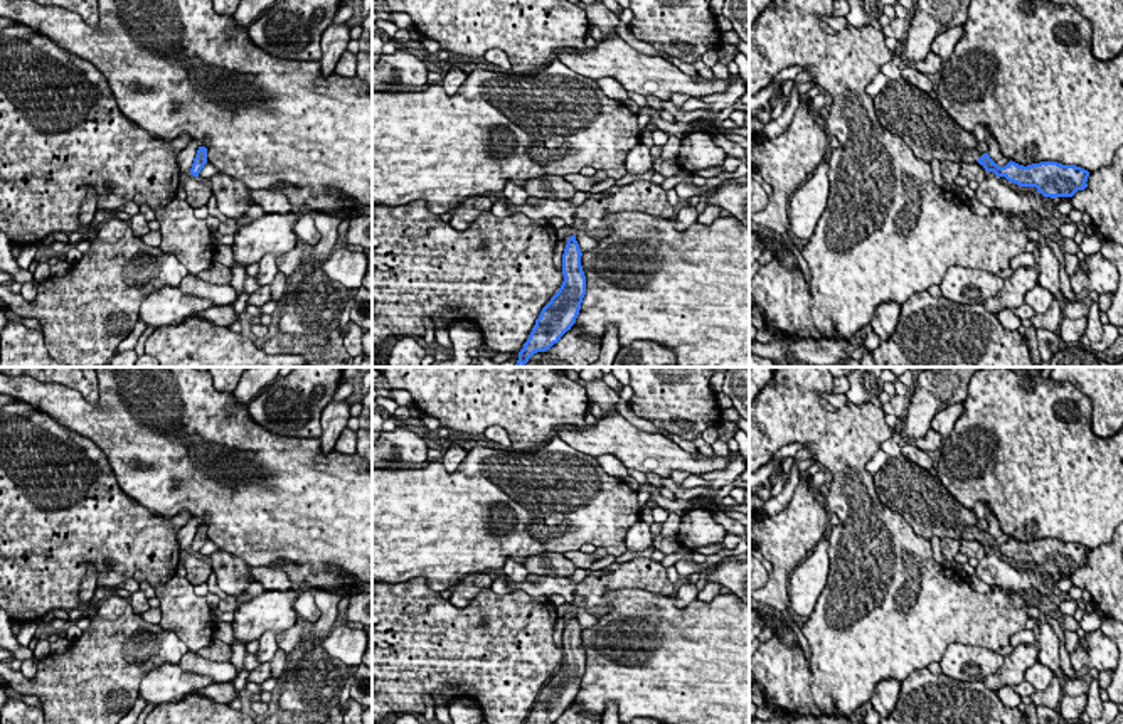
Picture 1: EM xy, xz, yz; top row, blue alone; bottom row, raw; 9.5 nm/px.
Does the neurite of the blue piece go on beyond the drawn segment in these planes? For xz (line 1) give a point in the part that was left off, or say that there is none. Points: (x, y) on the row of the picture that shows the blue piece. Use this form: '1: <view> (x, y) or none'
1: none

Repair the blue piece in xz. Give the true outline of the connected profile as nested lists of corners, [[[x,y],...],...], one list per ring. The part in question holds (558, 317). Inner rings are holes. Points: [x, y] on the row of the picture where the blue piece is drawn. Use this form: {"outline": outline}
{"outline": [[[571,236],[562,254],[564,281],[535,320],[524,349],[519,352],[515,367],[525,367],[534,354],[549,350],[576,323],[586,295],[581,256],[576,236]]]}

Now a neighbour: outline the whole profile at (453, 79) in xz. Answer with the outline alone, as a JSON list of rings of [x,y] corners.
[[[458,67],[450,69],[443,77],[443,84],[441,84],[444,88],[444,93],[448,96],[455,96],[461,88],[461,84],[466,81],[466,76],[468,74]]]

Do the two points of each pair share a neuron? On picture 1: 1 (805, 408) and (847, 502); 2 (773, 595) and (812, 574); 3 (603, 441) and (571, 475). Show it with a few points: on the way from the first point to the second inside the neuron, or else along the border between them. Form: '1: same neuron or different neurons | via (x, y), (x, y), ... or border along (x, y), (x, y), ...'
1: same neuron | via (822, 431), (846, 455), (847, 479)
2: different neurons | border along (810, 554), (792, 574), (787, 598)
3: different neurons | border along (556, 435), (595, 458)

